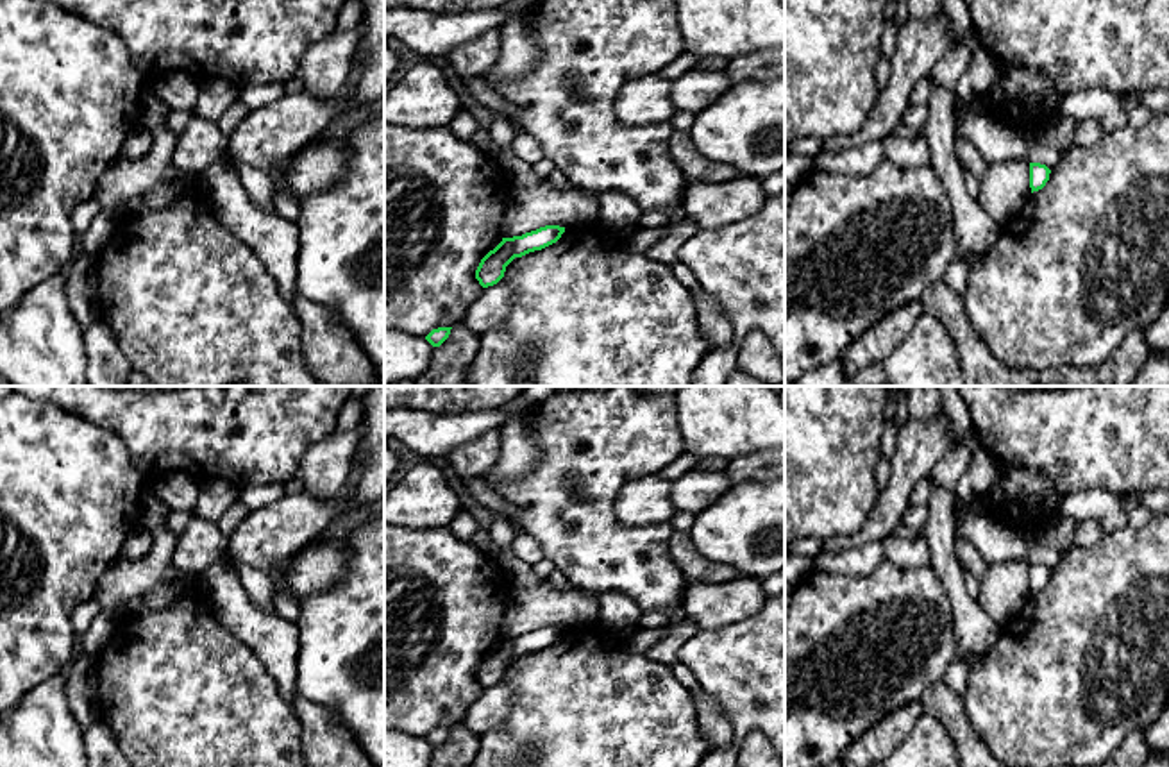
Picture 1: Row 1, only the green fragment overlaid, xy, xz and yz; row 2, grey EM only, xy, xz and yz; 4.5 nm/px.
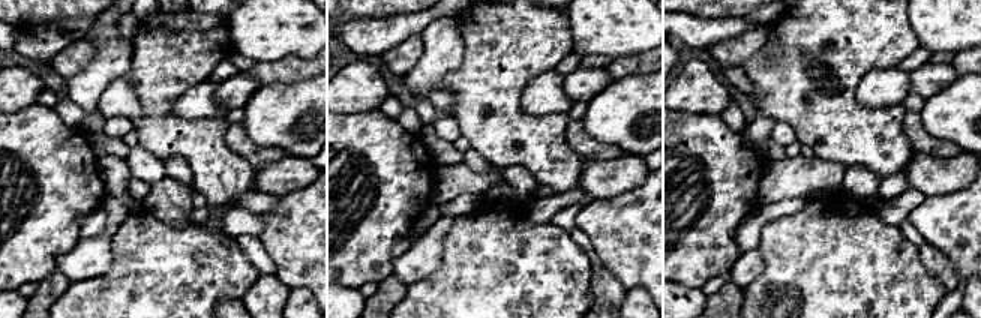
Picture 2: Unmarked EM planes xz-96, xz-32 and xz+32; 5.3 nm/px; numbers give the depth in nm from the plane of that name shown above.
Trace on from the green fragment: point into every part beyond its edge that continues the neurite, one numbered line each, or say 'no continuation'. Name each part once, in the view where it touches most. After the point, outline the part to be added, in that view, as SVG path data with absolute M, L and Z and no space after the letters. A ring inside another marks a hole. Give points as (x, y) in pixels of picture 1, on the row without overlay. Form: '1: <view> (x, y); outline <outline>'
no continuation

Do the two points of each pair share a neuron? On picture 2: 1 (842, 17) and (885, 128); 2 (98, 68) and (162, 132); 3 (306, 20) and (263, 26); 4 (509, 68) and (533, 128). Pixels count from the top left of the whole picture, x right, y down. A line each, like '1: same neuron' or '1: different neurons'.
1: same neuron
2: different neurons
3: same neuron
4: same neuron

